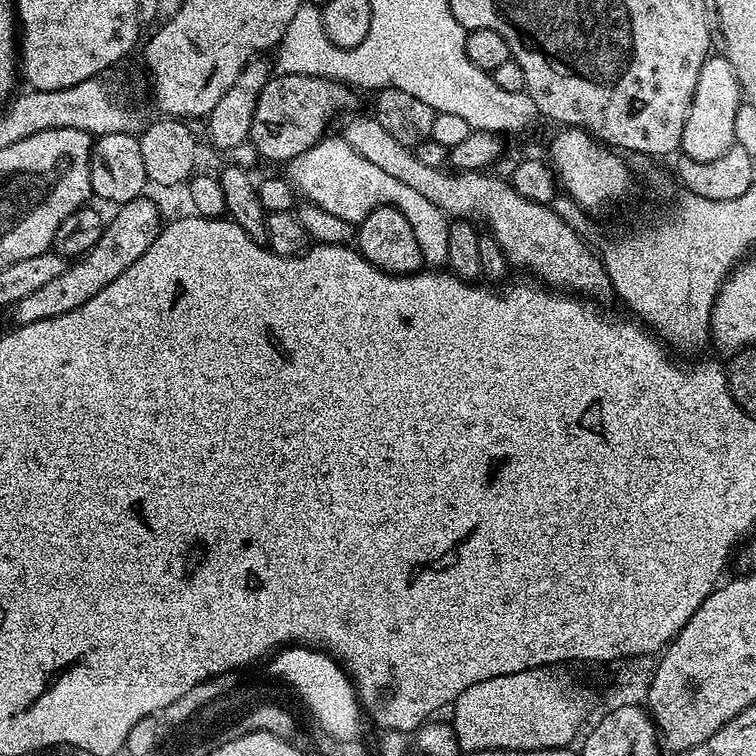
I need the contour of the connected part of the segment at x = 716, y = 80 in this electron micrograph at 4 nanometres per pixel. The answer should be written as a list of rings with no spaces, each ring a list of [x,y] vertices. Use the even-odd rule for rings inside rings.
[[[709,55],[698,74],[698,86],[690,110],[686,114],[686,126],[682,126],[682,142],[679,151],[694,158],[694,162],[710,162],[731,148],[734,134],[734,114],[738,114],[742,103],[740,83],[726,57]]]

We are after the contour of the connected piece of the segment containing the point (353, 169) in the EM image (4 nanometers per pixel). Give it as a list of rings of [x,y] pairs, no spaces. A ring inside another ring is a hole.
[[[342,138],[320,140],[314,146],[310,146],[310,150],[298,154],[298,158],[287,161],[286,168],[287,179],[303,199],[305,196],[304,200],[309,205],[320,207],[351,226],[359,226],[376,208],[396,208],[406,218],[406,222],[412,224],[414,238],[418,238],[424,264],[447,265],[449,215],[434,202],[430,202],[425,195],[418,194],[405,183],[387,175],[380,167],[374,166]]]

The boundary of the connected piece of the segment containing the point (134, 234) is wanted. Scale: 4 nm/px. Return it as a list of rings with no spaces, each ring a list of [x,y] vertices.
[[[142,195],[136,200],[119,205],[113,211],[116,213],[113,214],[112,220],[110,216],[105,223],[98,242],[94,242],[91,250],[75,262],[69,263],[66,271],[58,274],[58,278],[46,282],[46,286],[34,290],[34,294],[26,294],[22,302],[14,305],[15,323],[29,324],[46,318],[54,318],[58,314],[70,314],[70,310],[78,310],[78,306],[90,302],[90,298],[94,298],[98,290],[106,290],[110,282],[126,274],[126,270],[130,270],[130,266],[134,266],[134,262],[138,262],[138,258],[142,258],[146,250],[150,250],[150,242],[154,242],[154,238],[162,227],[160,212],[156,209],[155,202],[148,199],[147,195]]]

